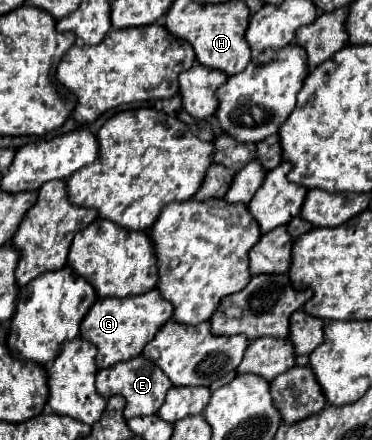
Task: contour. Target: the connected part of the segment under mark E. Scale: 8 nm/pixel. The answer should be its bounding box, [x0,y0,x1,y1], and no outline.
[96,355,172,419]

